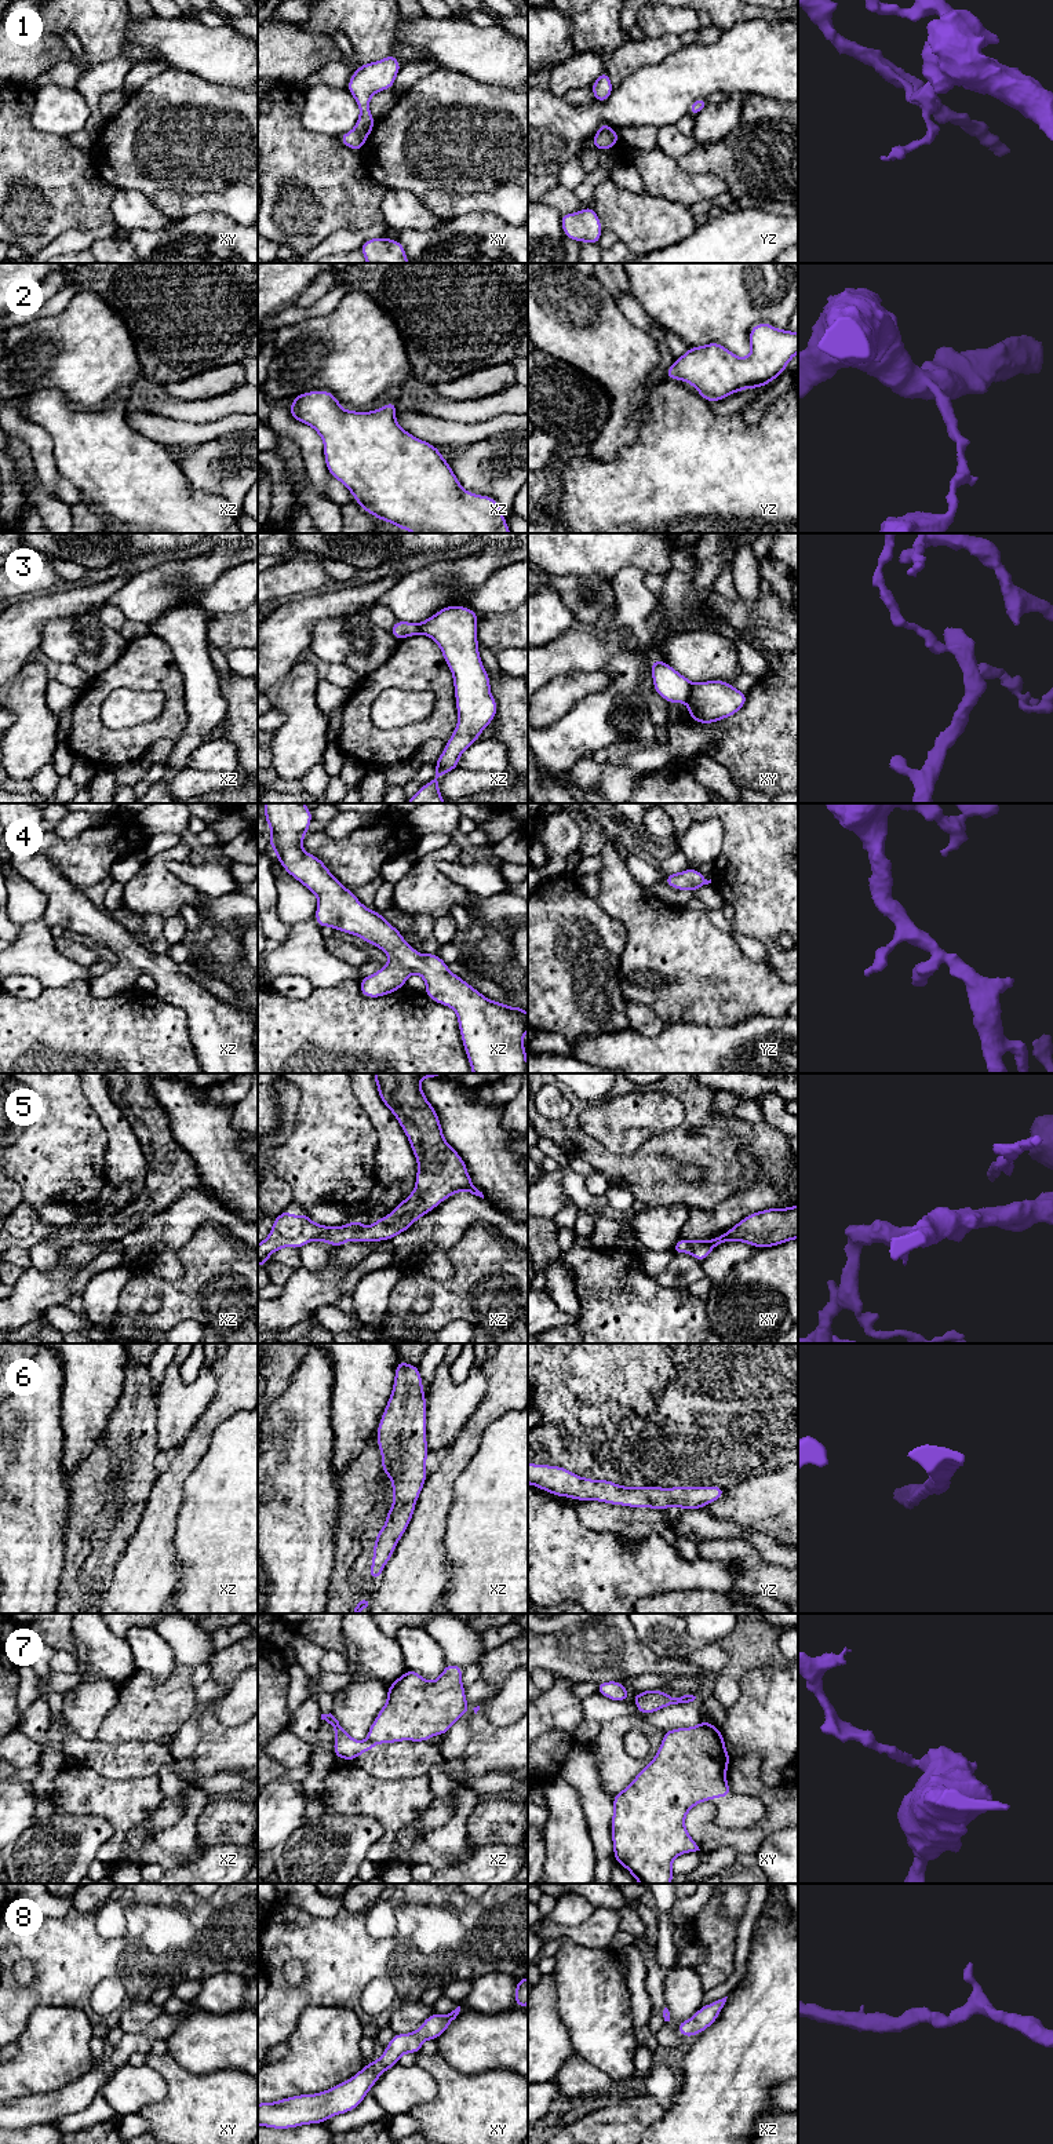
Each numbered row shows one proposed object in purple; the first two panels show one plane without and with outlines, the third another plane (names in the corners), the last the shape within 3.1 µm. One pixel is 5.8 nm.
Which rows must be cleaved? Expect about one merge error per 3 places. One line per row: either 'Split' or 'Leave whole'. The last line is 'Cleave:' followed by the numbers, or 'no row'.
1: Split
2: Leave whole
3: Split
4: Leave whole
5: Leave whole
6: Leave whole
7: Split
8: Leave whole
Cleave: 1, 3, 7

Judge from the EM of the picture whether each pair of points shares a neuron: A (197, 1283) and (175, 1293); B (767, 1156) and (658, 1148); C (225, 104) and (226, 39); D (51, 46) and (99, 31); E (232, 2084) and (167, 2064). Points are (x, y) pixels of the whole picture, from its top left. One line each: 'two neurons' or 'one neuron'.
A: one neuron
B: one neuron
C: two neurons
D: two neurons
E: one neuron

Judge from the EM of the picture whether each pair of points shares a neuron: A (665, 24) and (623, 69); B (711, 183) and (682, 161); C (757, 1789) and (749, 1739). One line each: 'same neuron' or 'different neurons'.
A: different neurons
B: different neurons
C: different neurons

